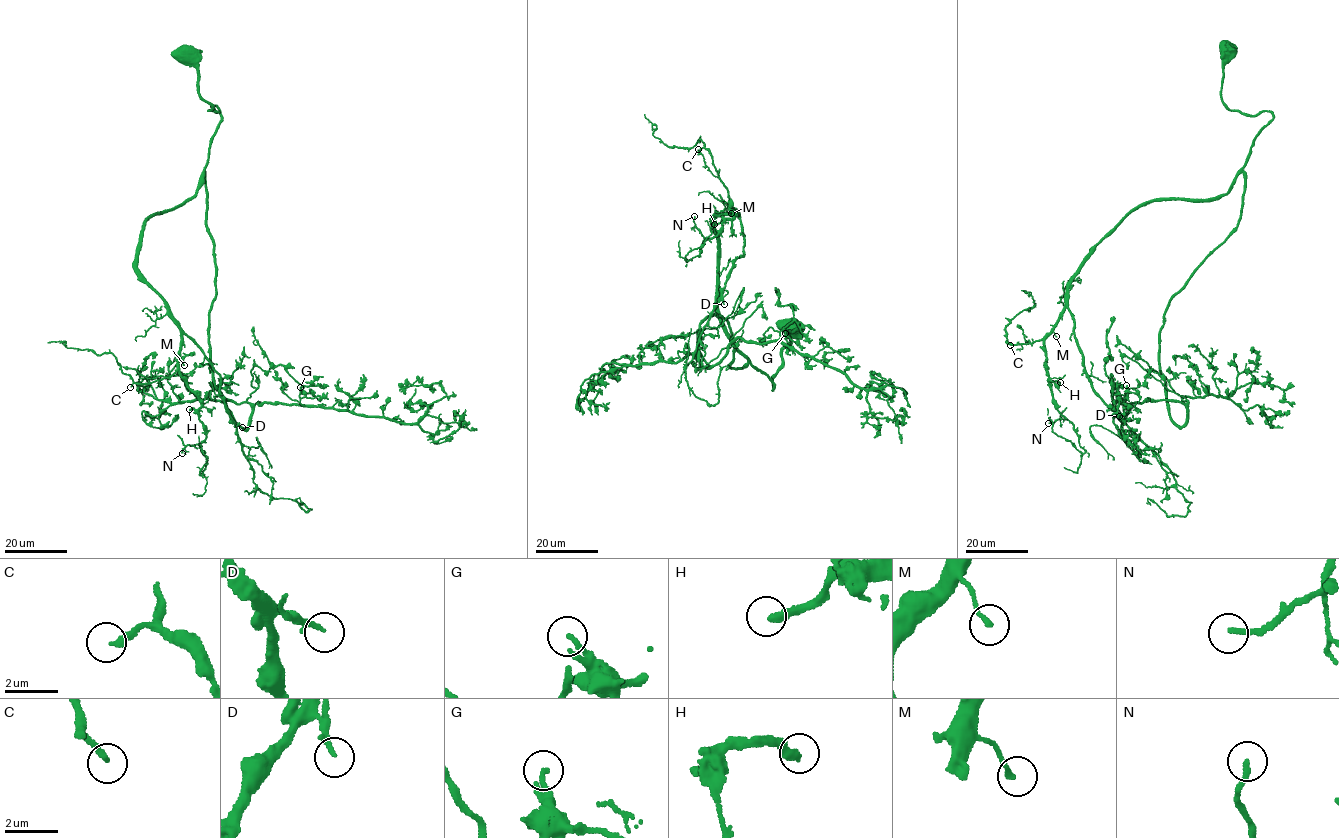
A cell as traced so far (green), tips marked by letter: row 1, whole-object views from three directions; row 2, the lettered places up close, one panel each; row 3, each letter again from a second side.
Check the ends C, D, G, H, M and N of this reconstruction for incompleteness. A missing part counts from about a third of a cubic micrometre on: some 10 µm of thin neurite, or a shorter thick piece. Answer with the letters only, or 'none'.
C, H, N

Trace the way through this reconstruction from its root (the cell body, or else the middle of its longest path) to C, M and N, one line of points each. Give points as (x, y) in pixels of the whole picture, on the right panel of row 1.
C: (1227, 50), (1224, 104), (1273, 117), (1235, 182), (1206, 199), (1141, 203), (1096, 244), (1051, 331), (1010, 345)
M: (1227, 50), (1224, 104), (1270, 111), (1273, 120), (1227, 193), (1145, 202), (1096, 244), (1071, 282), (1056, 336)
N: (1227, 50), (1224, 104), (1273, 120), (1227, 193), (1145, 202), (1096, 244), (1044, 340), (1065, 418), (1048, 423)

